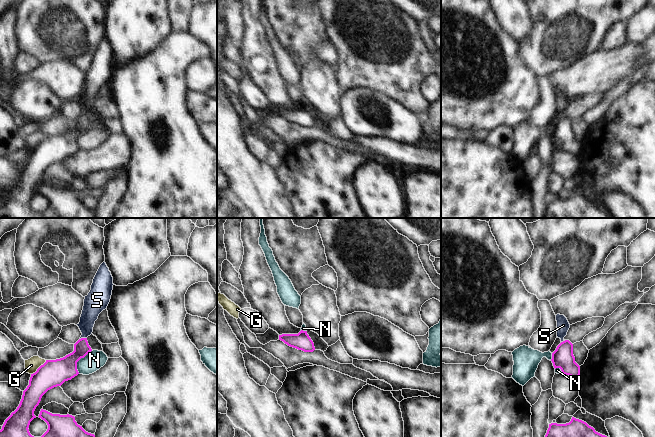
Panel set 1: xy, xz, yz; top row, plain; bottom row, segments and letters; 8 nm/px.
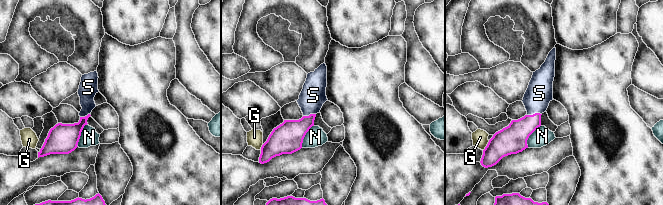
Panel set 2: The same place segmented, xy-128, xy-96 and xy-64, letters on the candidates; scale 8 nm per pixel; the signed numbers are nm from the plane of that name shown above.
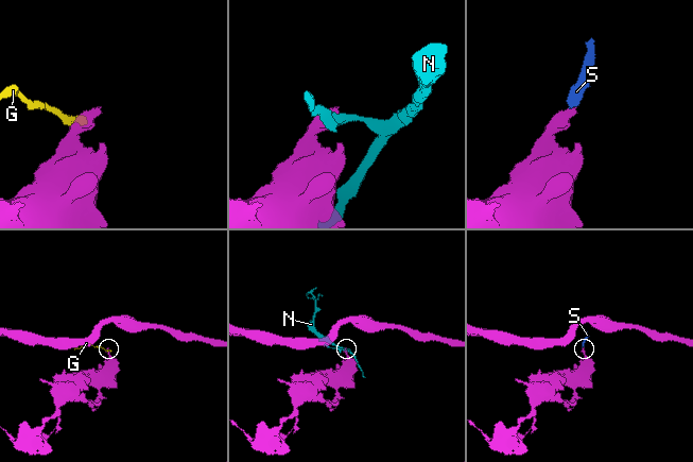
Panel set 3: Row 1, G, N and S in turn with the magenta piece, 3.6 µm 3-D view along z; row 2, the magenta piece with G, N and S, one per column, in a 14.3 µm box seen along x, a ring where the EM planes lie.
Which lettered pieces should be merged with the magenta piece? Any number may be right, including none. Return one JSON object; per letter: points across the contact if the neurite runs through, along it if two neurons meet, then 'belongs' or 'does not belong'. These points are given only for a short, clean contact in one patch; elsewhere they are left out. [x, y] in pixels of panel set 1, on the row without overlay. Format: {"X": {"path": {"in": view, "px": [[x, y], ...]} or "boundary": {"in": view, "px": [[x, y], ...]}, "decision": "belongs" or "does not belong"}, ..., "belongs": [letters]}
{"G": {"boundary": {"in": "xy", "px": [[46, 136], [31, 150]]}, "decision": "does not belong"}, "N": {"boundary": {"in": "xy", "px": [[91, 126], [77, 138], [78, 149]]}, "decision": "does not belong"}, "S": {"path": {"in": "xy", "px": [[68, 141], [80, 127], [83, 114], [91, 85]]}, "decision": "belongs"}, "belongs": ["S"]}

